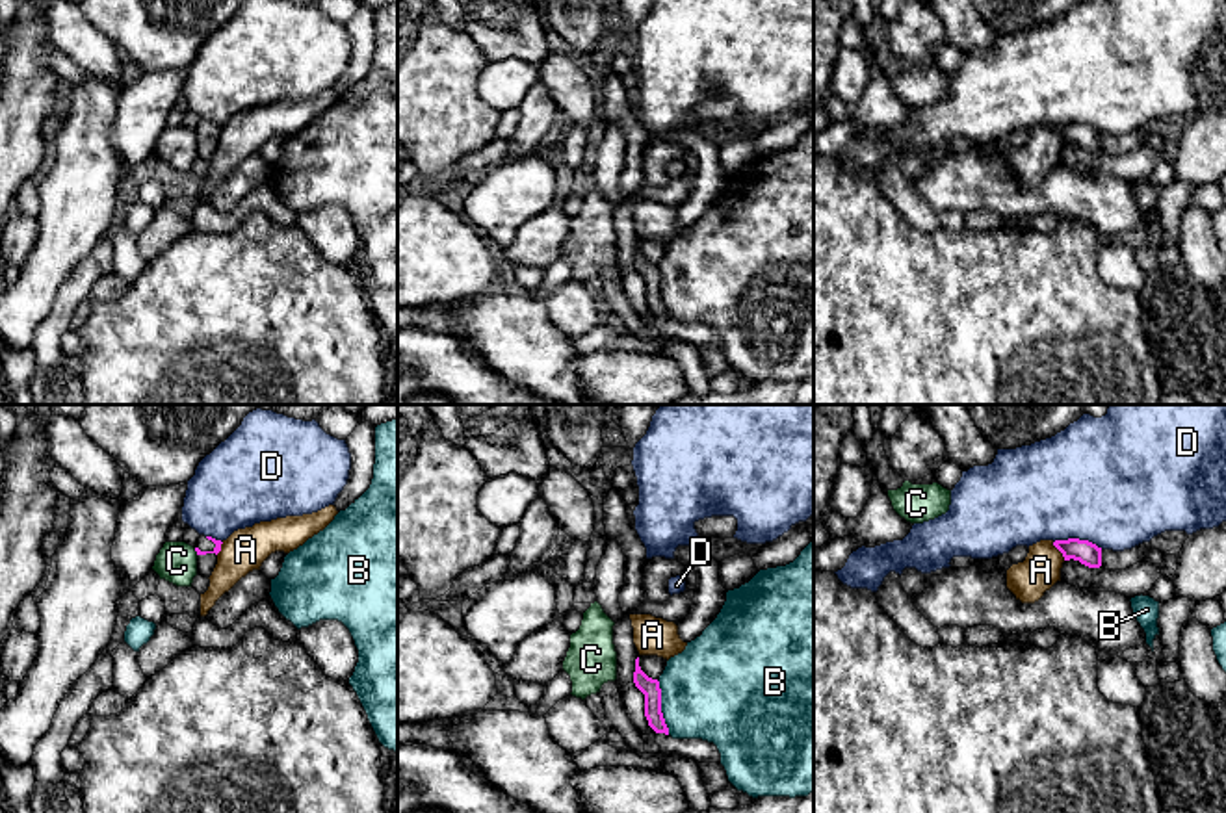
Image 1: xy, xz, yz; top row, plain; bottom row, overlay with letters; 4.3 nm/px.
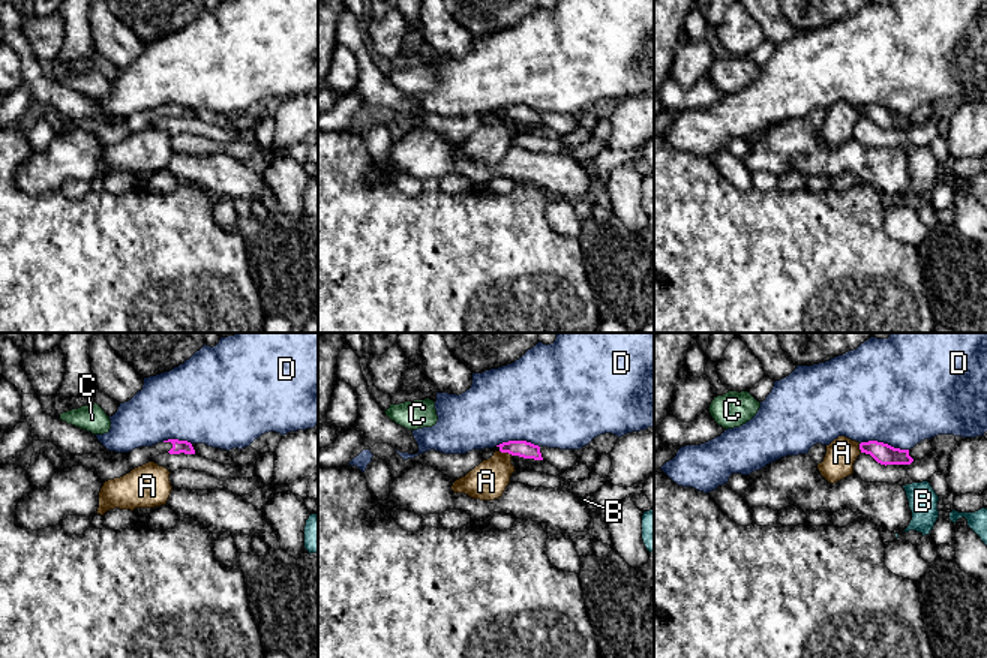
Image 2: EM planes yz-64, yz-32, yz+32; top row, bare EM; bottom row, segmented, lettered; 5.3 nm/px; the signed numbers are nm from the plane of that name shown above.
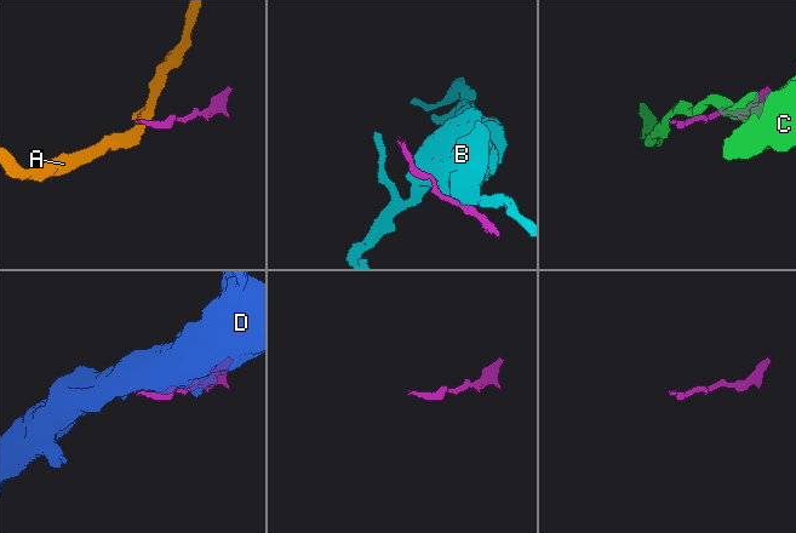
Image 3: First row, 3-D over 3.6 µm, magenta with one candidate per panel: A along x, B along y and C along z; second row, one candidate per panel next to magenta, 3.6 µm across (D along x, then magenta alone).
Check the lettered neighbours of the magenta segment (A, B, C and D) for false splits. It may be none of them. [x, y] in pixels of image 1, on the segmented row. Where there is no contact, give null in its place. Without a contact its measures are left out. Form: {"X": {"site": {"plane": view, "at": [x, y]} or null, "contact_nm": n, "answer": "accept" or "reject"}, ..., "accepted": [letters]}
{"A": {"site": {"plane": "yz", "at": [1059, 550]}, "contact_nm": 100, "answer": "reject"}, "B": {"site": {"plane": "xz", "at": [660, 708]}, "contact_nm": 240, "answer": "reject"}, "C": {"site": {"plane": "xy", "at": [195, 550]}, "contact_nm": 40, "answer": "reject"}, "D": {"site": {"plane": "yz", "at": [1078, 539]}, "contact_nm": 220, "answer": "reject"}, "accepted": []}

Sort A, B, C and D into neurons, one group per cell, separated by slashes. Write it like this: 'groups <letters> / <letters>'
groups A / B / C / D

